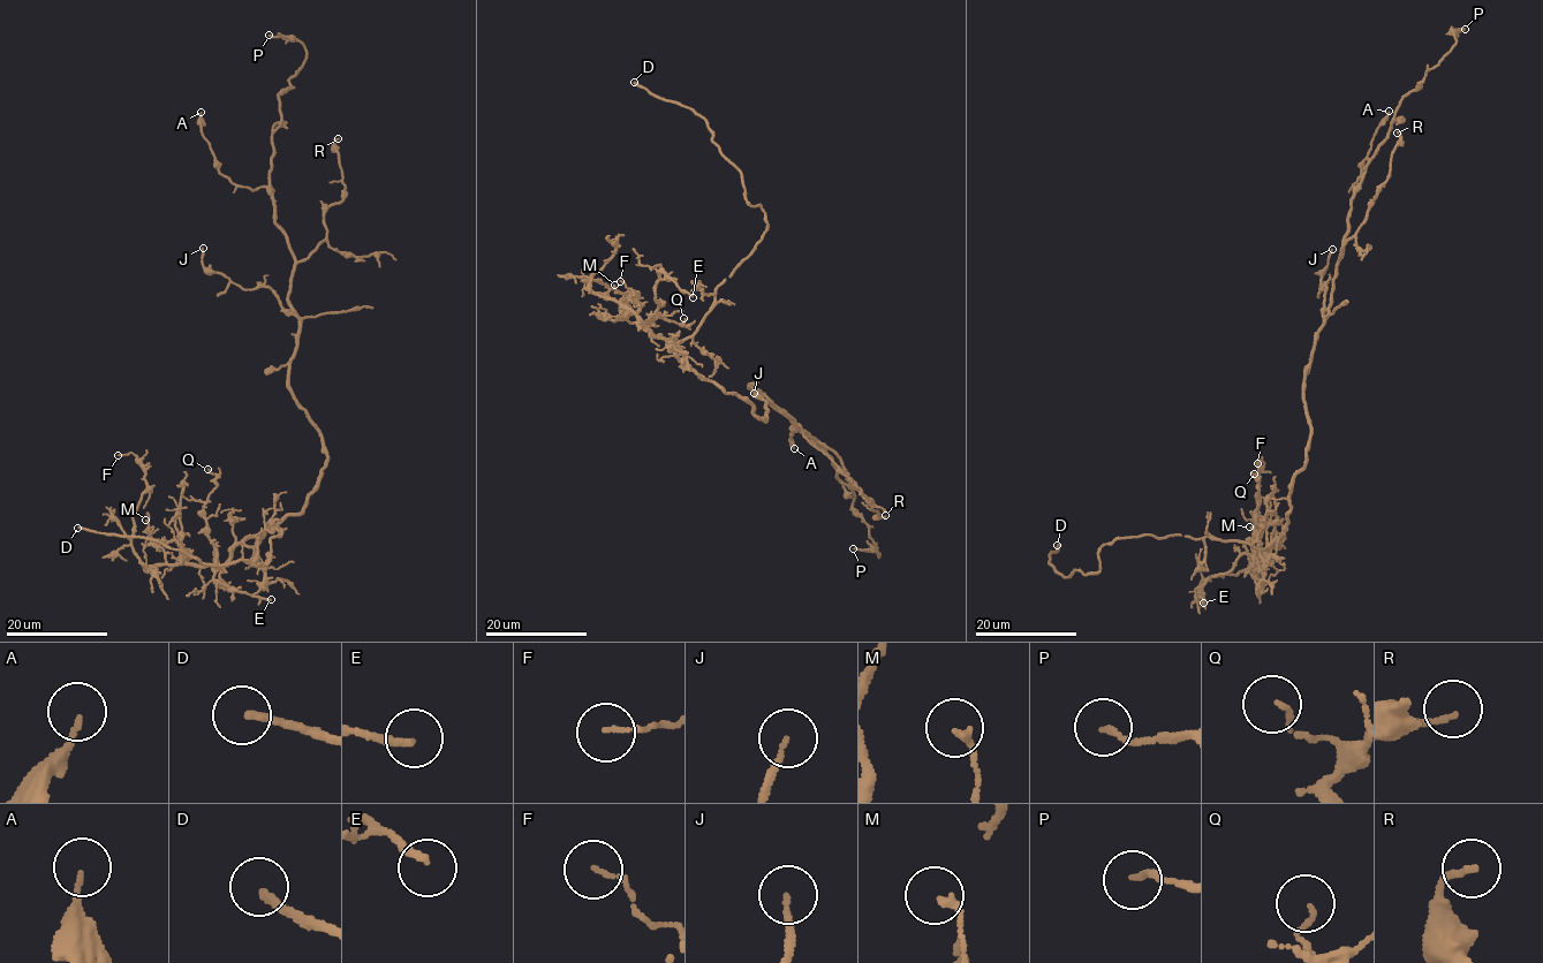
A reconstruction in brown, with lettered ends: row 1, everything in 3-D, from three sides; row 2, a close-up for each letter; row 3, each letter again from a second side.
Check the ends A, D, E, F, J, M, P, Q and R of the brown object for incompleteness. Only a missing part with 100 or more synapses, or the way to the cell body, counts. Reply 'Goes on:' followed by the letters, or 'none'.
Goes on: D

